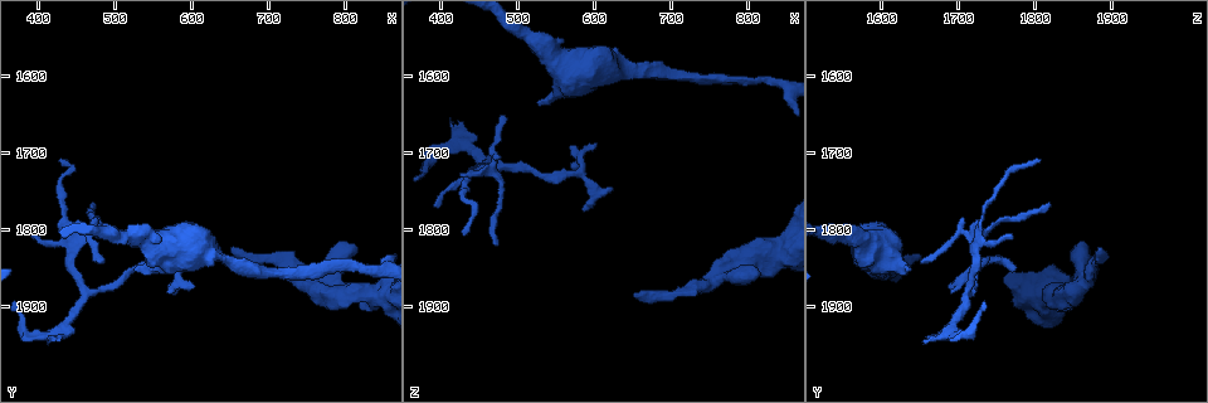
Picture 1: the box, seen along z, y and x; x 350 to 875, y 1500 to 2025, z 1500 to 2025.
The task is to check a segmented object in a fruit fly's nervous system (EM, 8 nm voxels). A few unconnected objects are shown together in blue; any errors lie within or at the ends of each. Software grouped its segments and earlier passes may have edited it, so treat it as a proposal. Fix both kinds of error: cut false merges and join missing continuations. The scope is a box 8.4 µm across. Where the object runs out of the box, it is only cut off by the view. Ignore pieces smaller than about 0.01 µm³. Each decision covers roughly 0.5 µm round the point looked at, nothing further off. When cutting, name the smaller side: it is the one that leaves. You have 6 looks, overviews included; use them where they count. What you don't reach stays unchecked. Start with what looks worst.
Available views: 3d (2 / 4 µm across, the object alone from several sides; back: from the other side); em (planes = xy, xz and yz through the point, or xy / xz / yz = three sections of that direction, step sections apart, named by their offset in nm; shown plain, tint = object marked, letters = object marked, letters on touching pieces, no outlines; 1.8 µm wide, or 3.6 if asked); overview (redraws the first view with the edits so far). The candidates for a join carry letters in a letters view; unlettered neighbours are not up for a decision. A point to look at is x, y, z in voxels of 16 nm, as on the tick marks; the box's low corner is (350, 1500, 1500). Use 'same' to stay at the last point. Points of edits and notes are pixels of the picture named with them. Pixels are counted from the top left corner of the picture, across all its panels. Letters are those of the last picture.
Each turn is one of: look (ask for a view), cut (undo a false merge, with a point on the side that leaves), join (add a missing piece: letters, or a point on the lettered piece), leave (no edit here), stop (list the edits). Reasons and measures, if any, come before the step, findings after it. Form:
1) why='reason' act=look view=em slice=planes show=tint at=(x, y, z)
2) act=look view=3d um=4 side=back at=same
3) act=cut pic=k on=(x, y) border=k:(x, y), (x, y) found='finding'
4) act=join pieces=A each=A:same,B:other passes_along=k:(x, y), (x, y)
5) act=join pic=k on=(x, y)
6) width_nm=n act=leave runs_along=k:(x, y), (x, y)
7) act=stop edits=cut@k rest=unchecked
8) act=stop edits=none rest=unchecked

why='an open end' act=look view=em slice=planes show=letters at=(655, 1825, 1880)

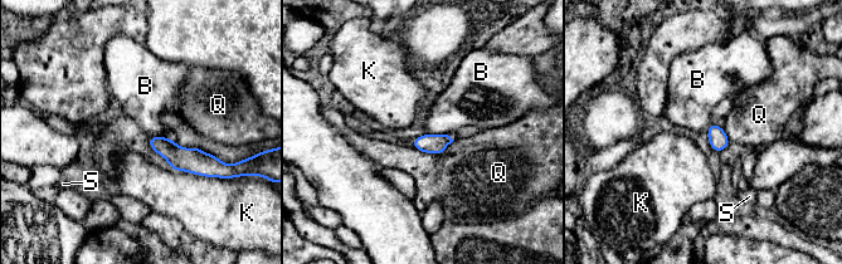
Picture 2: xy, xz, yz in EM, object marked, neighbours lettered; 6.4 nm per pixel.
longest_contact=K:320nm act=leave each=B:other,K:other,Q:other,S:other border=2:(427, 132), (447, 135) found='none of them fits'

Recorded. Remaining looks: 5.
act=look view=em slice=planes show=letters at=(460, 1805, 1720)

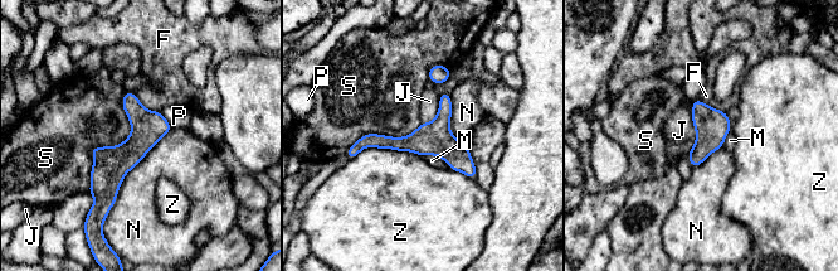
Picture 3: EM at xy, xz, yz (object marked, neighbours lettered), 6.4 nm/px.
longest_contact=N:700nm act=leave each=F:other,J:other,M:other,N:other,P:other,S:other,Z:other runs_along=3:(351, 154), (364, 141), (441, 143), (472, 175) found='continuous, no second neuron'

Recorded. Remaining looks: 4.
why='branch stops here' act=look view=em slice=xy step=8 show=tint at=(415, 1945, 1660)

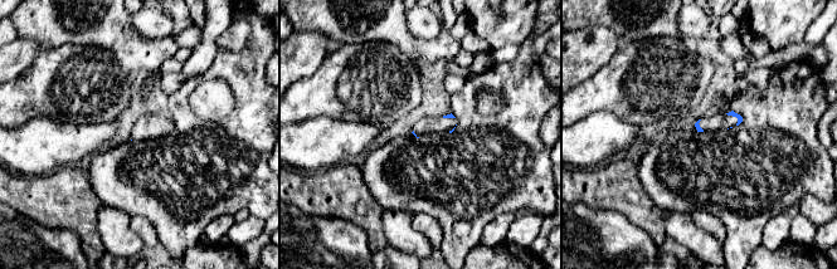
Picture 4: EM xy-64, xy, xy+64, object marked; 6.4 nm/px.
act=look view=em slice=planes show=letters at=same

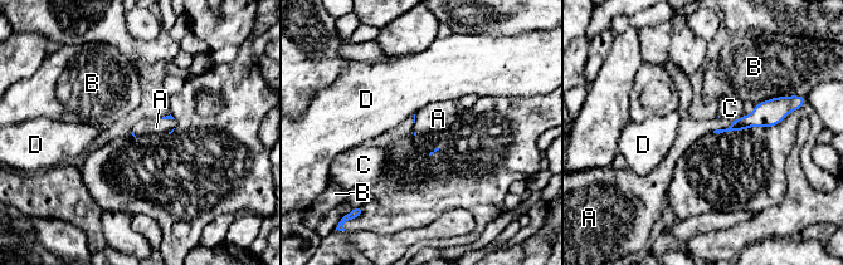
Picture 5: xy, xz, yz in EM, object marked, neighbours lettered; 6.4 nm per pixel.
act=join pieces=A each=A:same,B:other,C:other,D:other passes_along=5:(759, 117), (722, 129), (690, 131) found='the neuron continues'

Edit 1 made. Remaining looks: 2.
act=stop edits=join@5 rest=unchecked

